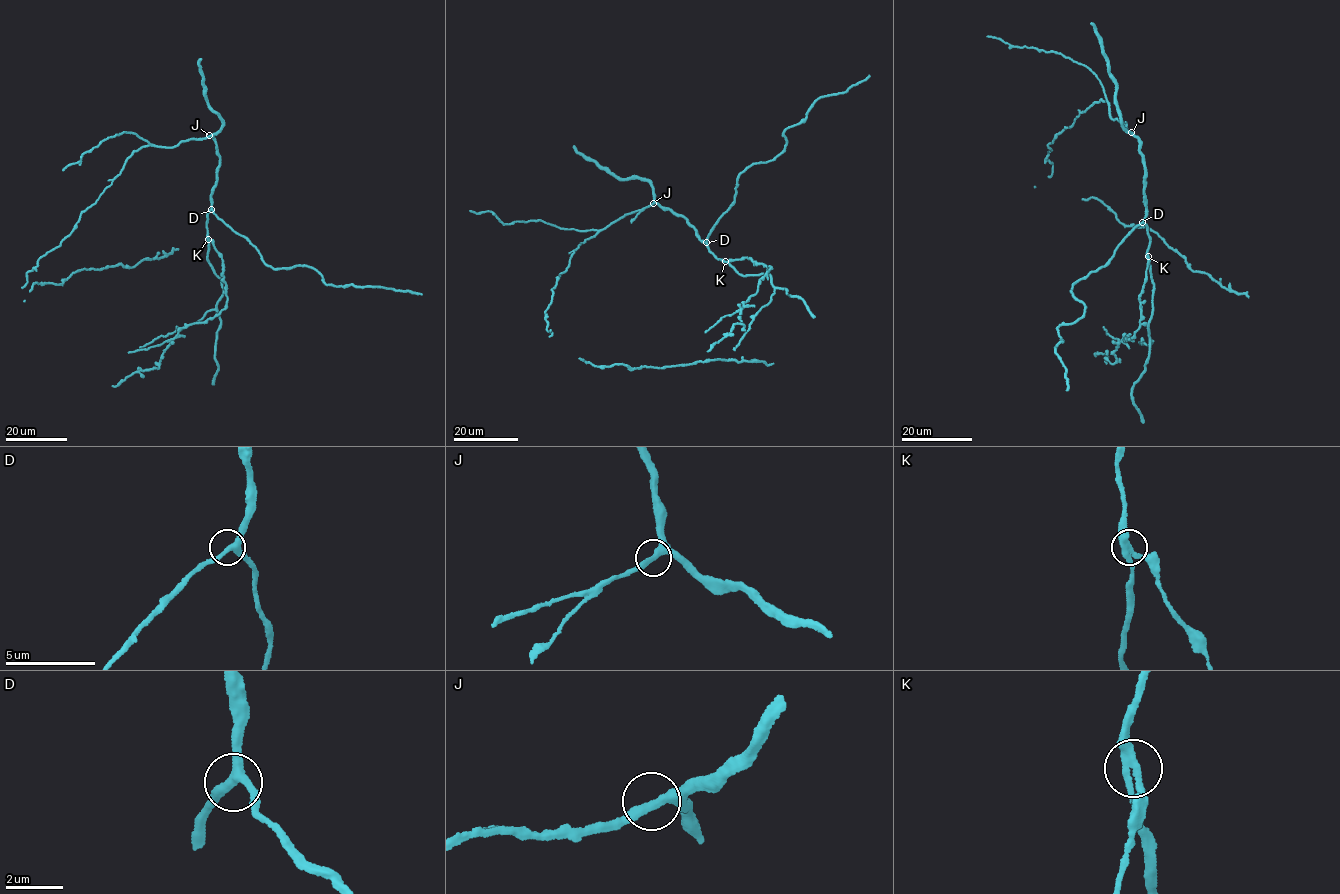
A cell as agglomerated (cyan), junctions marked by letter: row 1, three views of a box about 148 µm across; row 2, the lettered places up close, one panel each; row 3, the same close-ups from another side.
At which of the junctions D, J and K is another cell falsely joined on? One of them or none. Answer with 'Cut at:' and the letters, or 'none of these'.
Cut at: K

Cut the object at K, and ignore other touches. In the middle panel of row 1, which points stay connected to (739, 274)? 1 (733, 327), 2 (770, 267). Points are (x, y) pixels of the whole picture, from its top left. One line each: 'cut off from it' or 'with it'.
1: cut off from it
2: cut off from it

